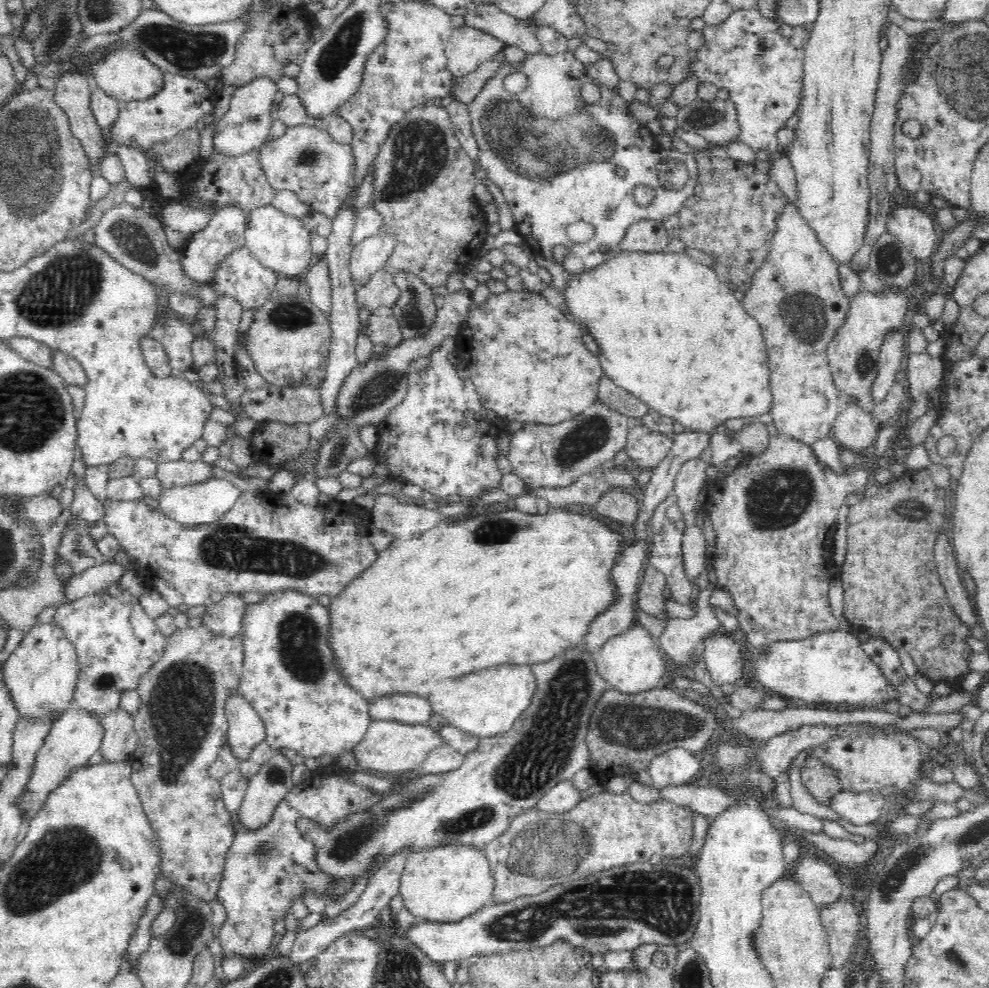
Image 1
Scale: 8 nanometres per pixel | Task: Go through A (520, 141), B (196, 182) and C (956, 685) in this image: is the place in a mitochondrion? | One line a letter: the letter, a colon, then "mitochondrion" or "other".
A: mitochondrion
B: other
C: other

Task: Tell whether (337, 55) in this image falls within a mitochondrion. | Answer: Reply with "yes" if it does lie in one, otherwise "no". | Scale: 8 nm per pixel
yes

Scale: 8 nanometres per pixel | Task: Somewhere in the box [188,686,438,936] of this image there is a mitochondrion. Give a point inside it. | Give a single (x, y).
(264, 851)

